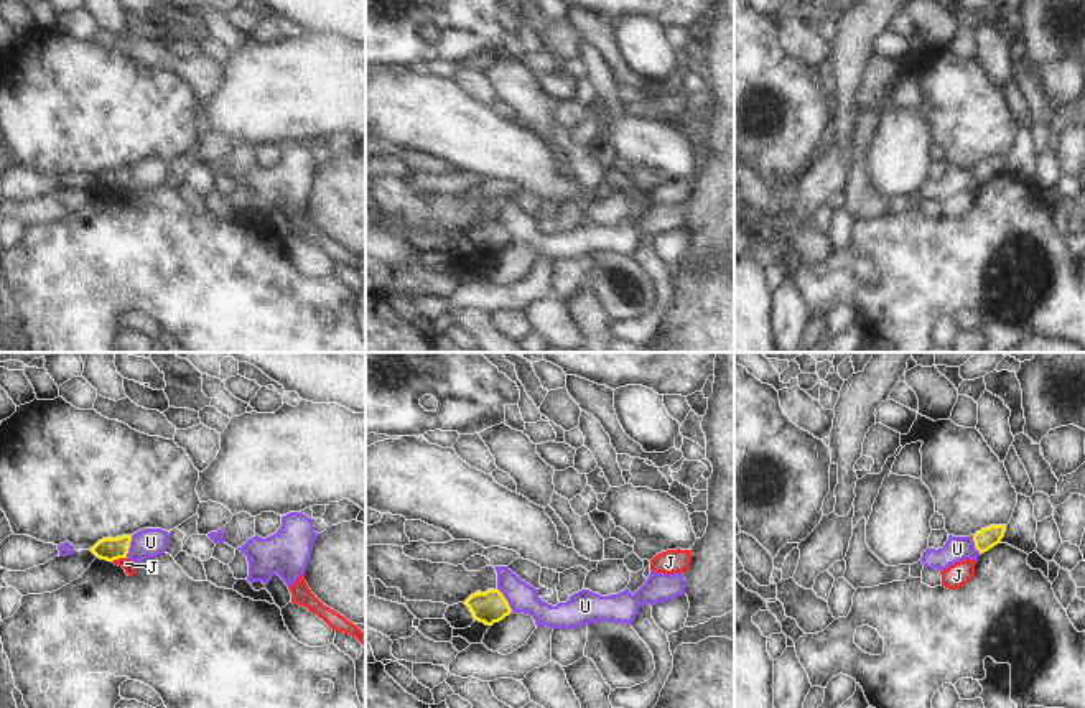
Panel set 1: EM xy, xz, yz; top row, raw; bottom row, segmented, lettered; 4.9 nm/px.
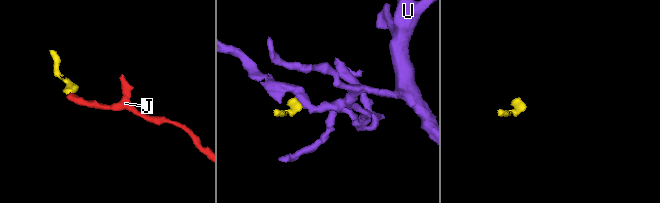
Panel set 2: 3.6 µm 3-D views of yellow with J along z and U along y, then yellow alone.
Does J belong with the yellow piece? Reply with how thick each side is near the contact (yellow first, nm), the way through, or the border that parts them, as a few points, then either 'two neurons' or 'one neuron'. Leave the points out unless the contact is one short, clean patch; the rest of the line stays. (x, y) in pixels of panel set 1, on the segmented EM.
110/60 nm | along xy (125, 557), (112, 562) | two neurons

